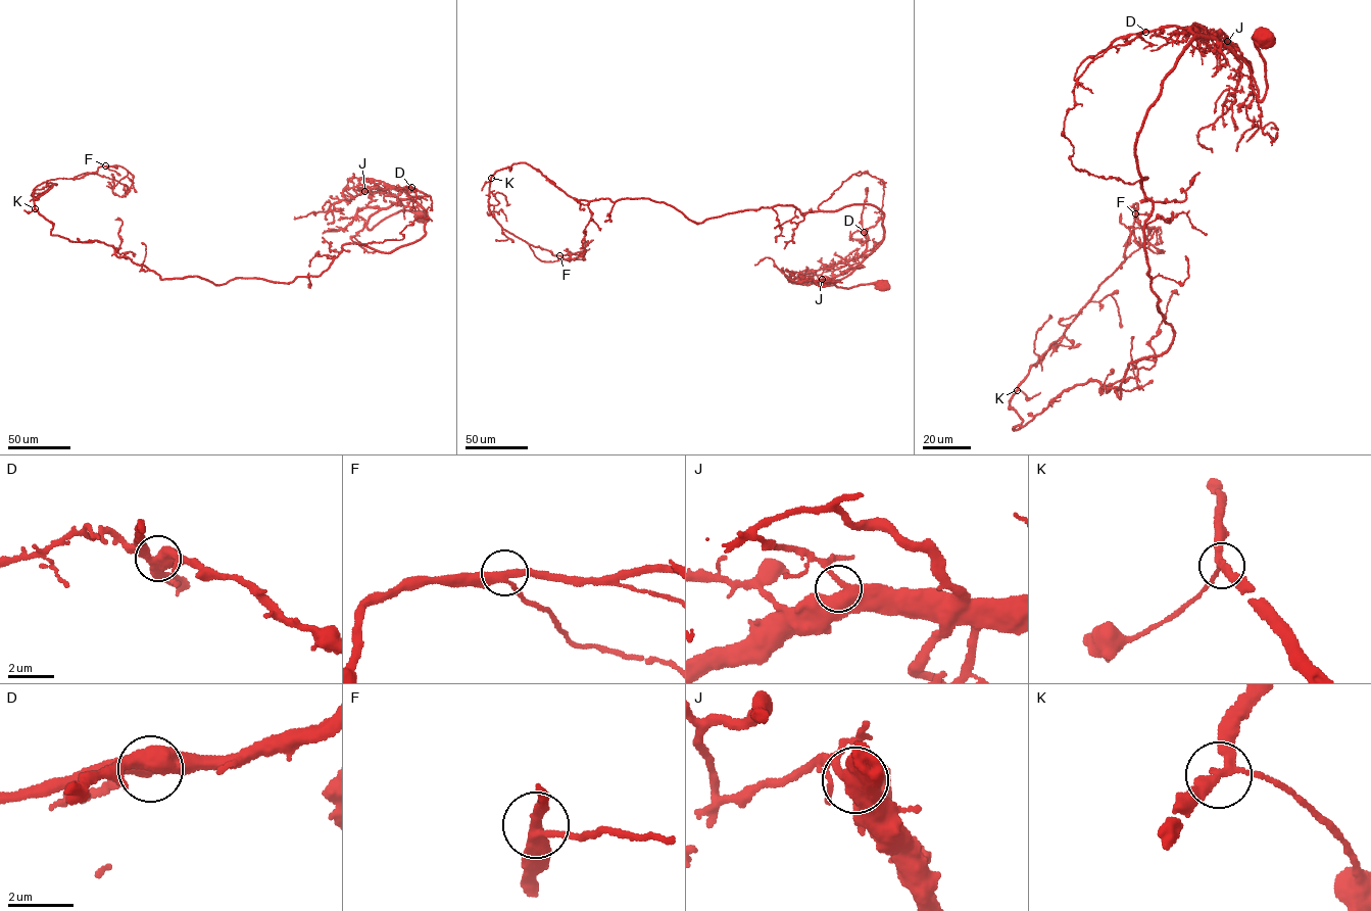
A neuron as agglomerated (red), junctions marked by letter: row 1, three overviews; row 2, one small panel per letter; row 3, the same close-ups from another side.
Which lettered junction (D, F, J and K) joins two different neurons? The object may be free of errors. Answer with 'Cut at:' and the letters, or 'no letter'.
Cut at: no letter

